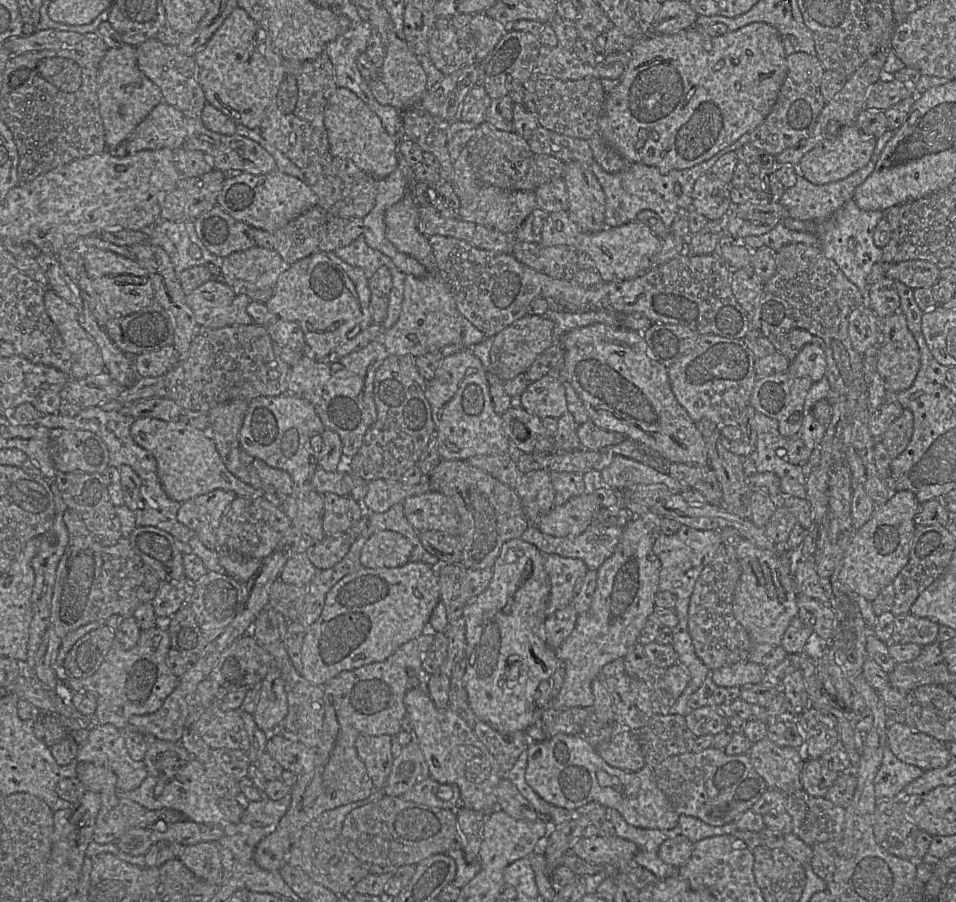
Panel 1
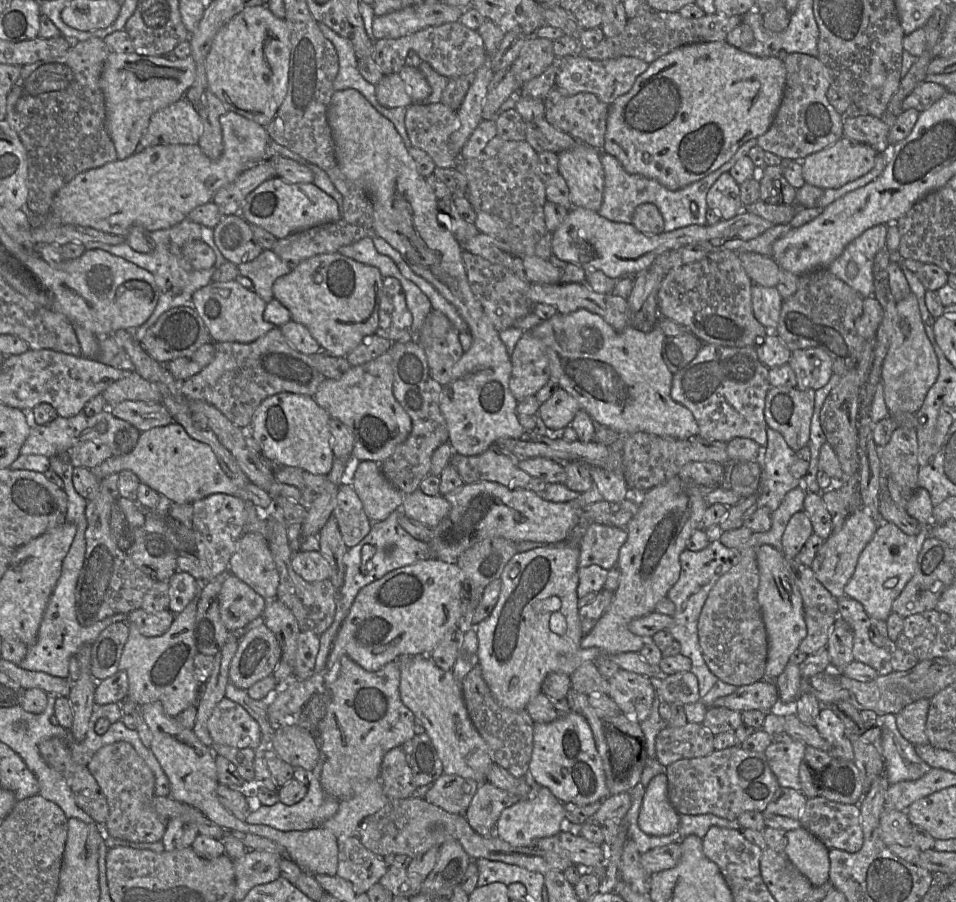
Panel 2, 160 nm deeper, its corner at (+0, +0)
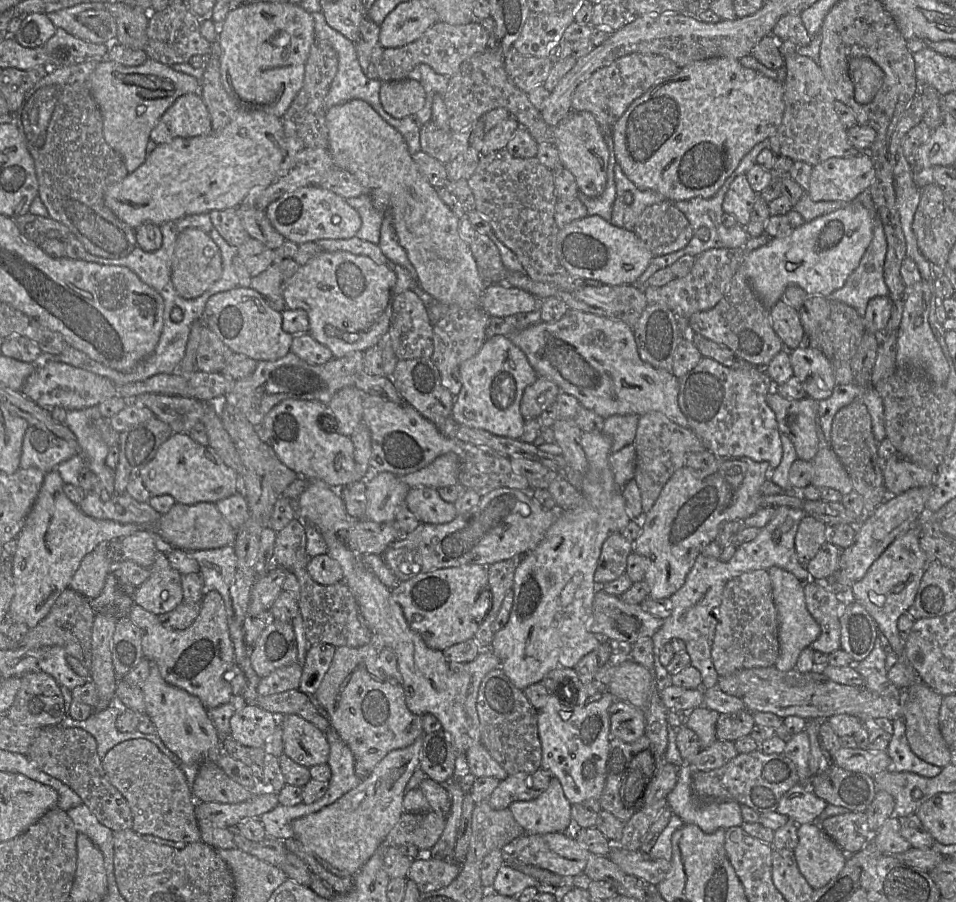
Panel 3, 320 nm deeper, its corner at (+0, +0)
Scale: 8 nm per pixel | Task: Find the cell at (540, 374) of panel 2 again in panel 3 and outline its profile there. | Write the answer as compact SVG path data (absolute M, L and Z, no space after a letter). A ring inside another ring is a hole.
M539 376L525 388L521 399L520 412L525 421L535 419L549 409L556 402L559 393L560 389L553 381Z

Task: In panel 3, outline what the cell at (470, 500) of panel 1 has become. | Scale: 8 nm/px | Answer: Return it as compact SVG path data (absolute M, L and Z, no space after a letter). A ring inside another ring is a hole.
M514 556L488 566L488 589L490 608L481 623L491 625L497 618L506 593L512 590L514 572L523 558Z

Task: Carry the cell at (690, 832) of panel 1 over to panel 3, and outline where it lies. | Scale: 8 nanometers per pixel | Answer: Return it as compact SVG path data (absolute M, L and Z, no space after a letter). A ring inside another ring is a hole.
M688 764L679 768L677 783L665 797L671 812L684 824L695 824L705 833L741 826L741 804L736 801L697 800L691 790L692 770Z

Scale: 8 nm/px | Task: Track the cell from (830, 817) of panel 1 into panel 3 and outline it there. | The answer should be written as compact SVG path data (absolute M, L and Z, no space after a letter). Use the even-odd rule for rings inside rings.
M849 812L823 820L822 830L848 855L862 850L871 840L864 812Z

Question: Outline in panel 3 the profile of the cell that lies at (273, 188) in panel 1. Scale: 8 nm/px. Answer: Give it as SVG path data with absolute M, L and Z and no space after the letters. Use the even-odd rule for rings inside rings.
M319 186L302 187L286 193L269 204L265 213L273 227L286 240L295 243L352 238L362 225L359 213L345 198Z

